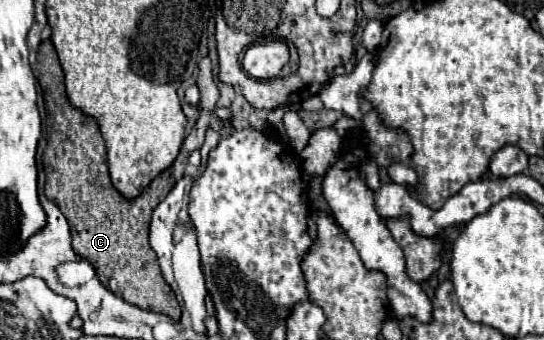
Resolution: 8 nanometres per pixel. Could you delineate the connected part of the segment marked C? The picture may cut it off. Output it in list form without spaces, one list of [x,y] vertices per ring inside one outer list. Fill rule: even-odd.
[[[51,40],[41,42],[37,52],[37,62],[39,62],[39,86],[43,90],[45,108],[47,108],[47,122],[55,130],[49,132],[49,148],[45,148],[43,152],[43,164],[47,168],[45,196],[53,200],[69,220],[71,234],[73,234],[73,250],[77,252],[77,256],[81,256],[95,268],[103,286],[107,286],[115,296],[143,310],[161,312],[171,316],[173,320],[179,320],[181,306],[177,298],[173,298],[171,286],[161,276],[157,256],[149,246],[149,222],[151,222],[151,212],[161,202],[161,196],[165,198],[175,186],[175,180],[183,178],[189,154],[193,150],[199,150],[205,142],[205,132],[209,128],[209,120],[215,110],[215,102],[219,98],[219,88],[213,82],[211,60],[203,58],[198,65],[199,78],[196,84],[201,90],[201,112],[195,128],[185,138],[183,148],[173,164],[173,174],[165,170],[135,200],[123,198],[113,188],[109,178],[109,168],[107,168],[105,142],[99,132],[99,124],[95,122],[93,116],[87,116],[75,106],[71,106],[65,94],[63,70],[59,66],[57,52]]]

